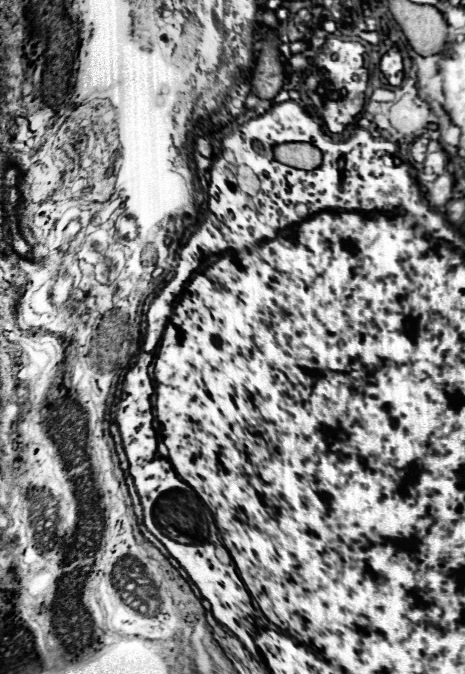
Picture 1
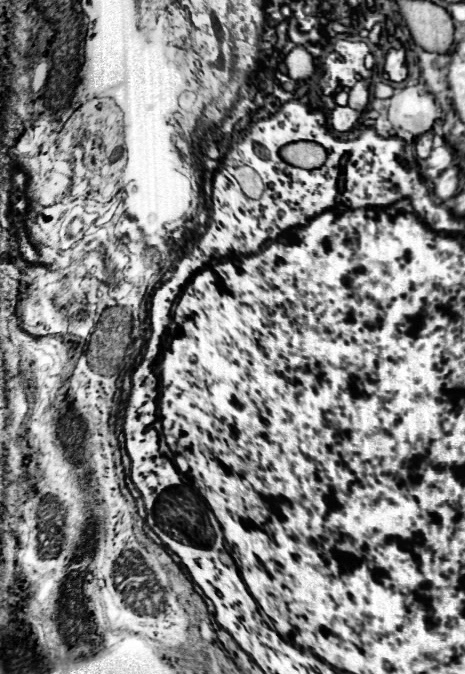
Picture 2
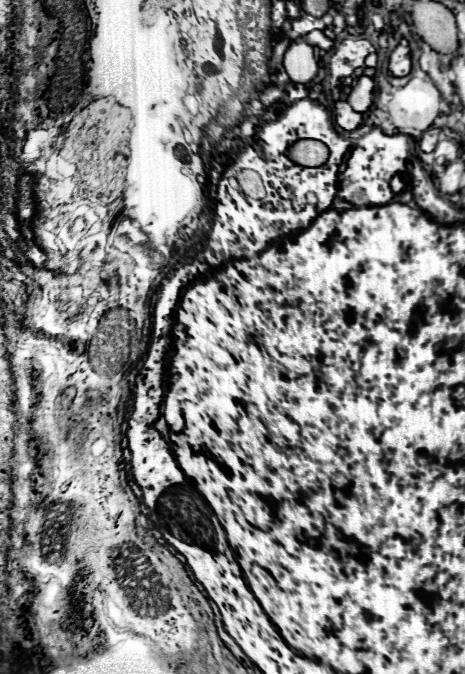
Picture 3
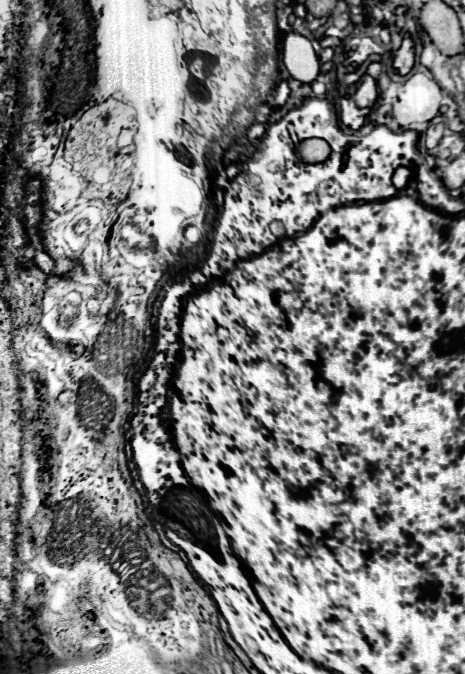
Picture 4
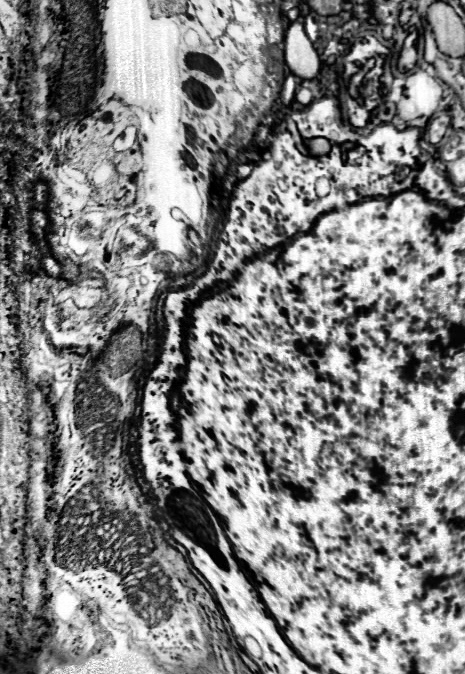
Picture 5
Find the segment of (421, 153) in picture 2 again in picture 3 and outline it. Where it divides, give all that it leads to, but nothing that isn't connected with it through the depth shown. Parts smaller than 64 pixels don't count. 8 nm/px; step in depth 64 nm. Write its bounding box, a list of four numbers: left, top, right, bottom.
[420,126,442,152]

